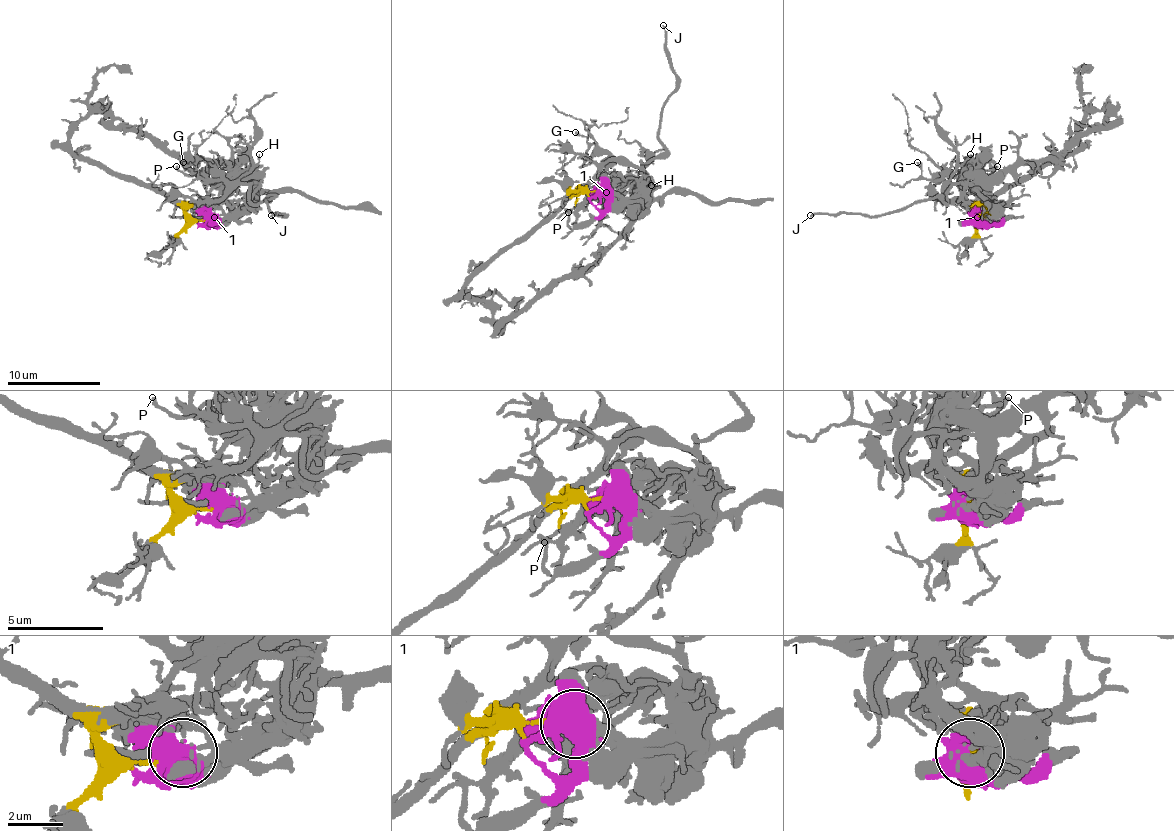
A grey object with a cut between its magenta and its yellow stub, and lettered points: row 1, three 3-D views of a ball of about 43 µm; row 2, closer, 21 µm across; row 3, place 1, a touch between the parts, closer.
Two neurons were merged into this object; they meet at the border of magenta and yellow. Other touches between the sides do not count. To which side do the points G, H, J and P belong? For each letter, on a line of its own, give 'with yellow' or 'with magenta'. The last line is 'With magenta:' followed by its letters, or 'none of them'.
G: with yellow
H: with yellow
J: with yellow
P: with magenta
With magenta: P

